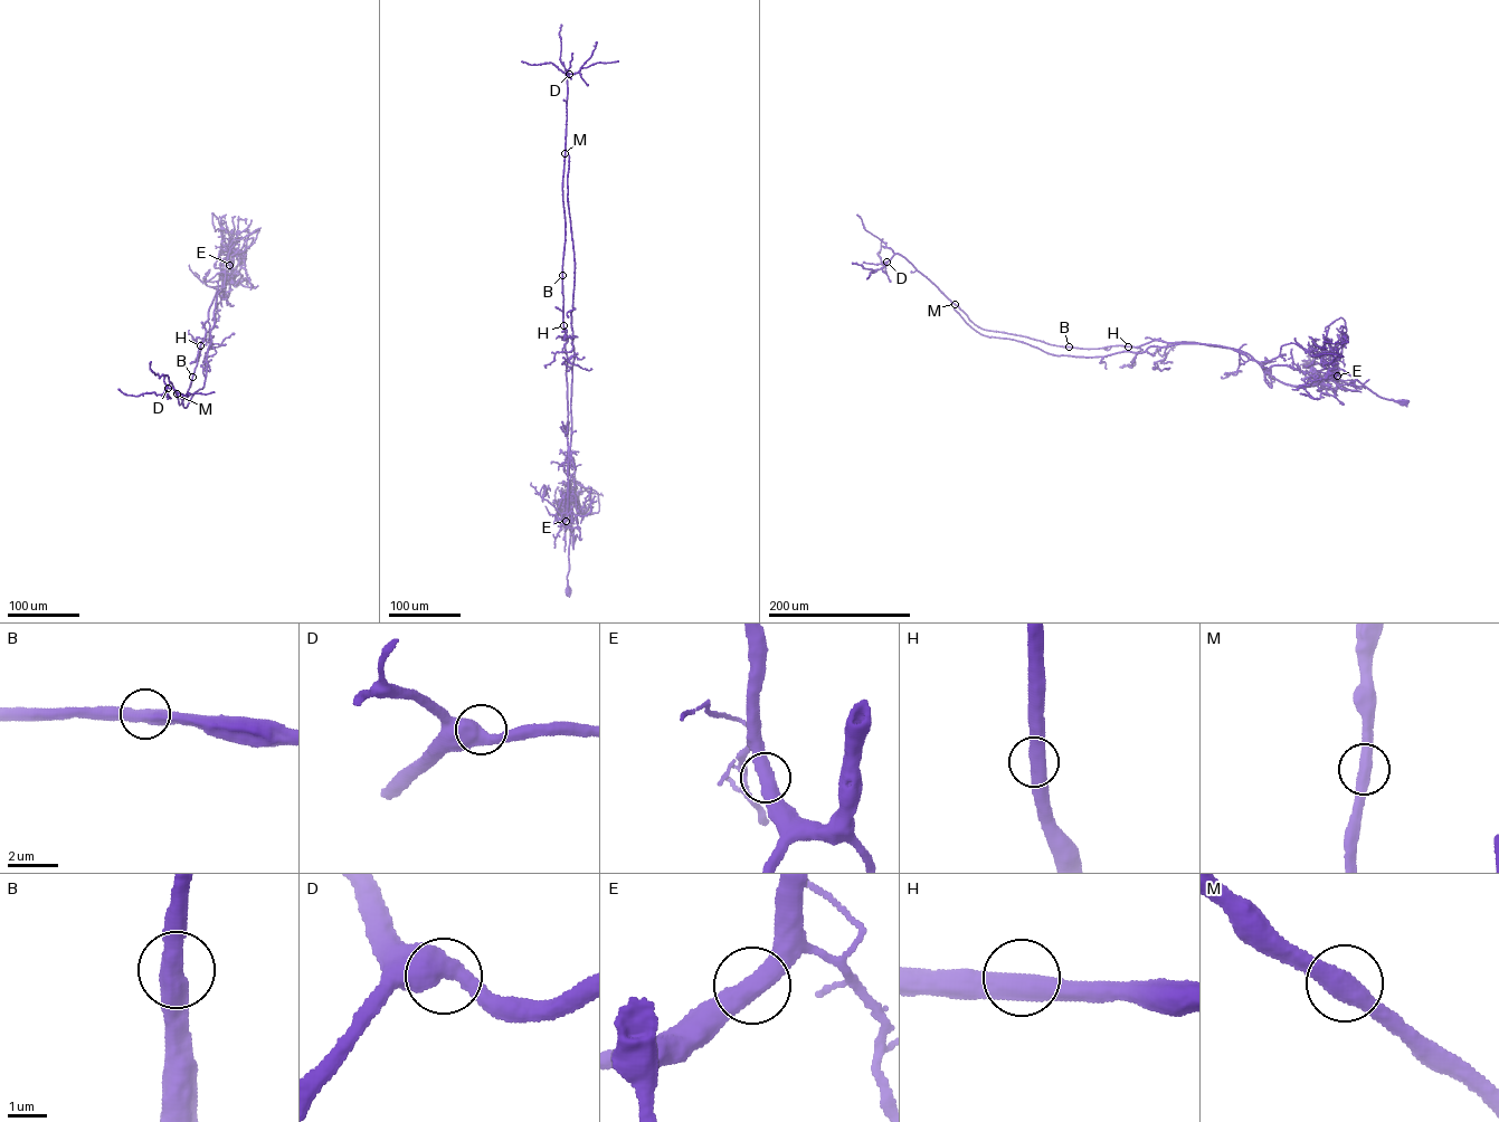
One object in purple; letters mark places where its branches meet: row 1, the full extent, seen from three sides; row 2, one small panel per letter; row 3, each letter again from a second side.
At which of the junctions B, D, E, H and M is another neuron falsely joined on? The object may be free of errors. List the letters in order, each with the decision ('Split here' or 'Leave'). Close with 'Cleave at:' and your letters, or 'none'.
B: Leave
D: Leave
E: Leave
H: Leave
M: Leave
Cleave at: none

